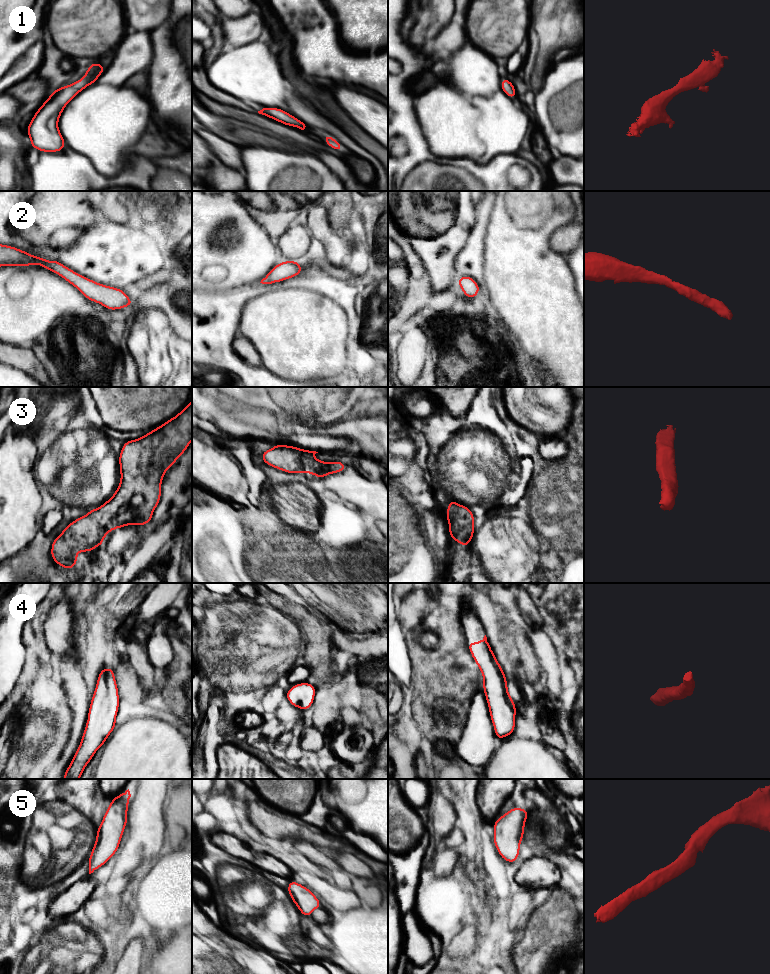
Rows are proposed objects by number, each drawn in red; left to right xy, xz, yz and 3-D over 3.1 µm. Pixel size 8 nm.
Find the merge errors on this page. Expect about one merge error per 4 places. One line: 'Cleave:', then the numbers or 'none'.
Cleave: none

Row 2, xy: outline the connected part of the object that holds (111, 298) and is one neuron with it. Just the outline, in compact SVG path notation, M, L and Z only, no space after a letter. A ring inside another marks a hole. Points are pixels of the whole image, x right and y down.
M0 244L0 267L32 266L34 264L53 271L77 288L86 299L101 304L108 310L123 309L129 305L133 306L133 301L122 289L97 283L76 273L57 260L48 261L13 246Z

